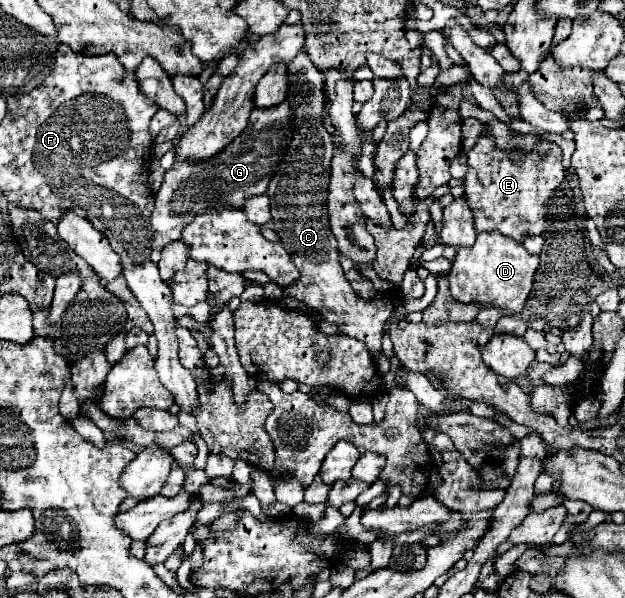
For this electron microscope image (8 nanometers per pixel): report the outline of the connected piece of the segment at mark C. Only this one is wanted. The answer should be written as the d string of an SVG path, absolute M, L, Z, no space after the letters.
M296 57L290 63L290 95L292 111L296 113L296 129L292 145L284 155L276 175L270 181L270 213L272 229L278 233L282 245L290 251L294 265L300 271L300 279L284 289L286 295L302 299L310 309L316 309L326 321L334 323L336 333L356 337L372 349L372 359L380 357L380 343L386 333L388 317L394 311L394 301L388 295L378 295L374 301L360 299L350 287L344 271L338 263L338 247L332 237L328 213L326 213L326 195L330 181L330 161L334 153L332 135L322 125L322 111L326 105L324 93L324 75L312 65L308 57Z

